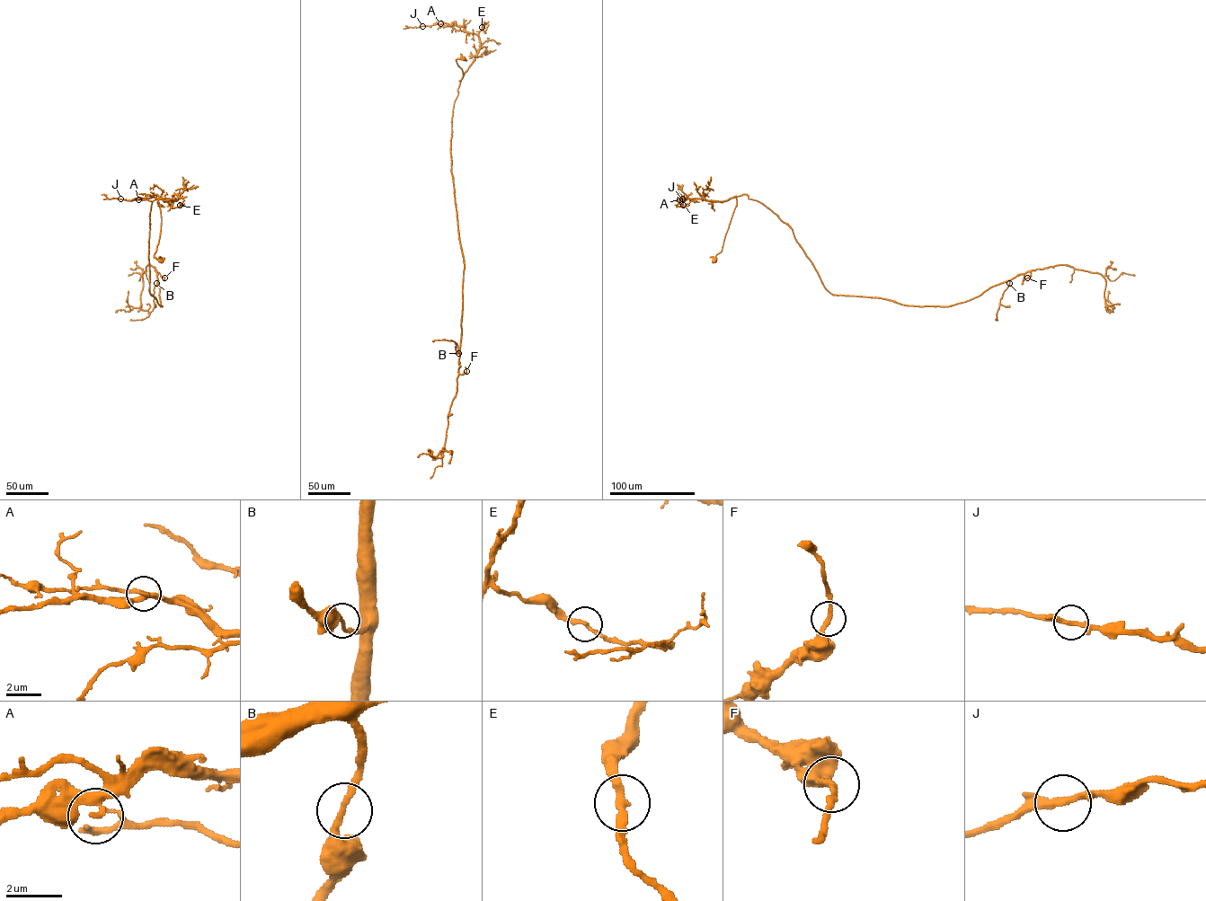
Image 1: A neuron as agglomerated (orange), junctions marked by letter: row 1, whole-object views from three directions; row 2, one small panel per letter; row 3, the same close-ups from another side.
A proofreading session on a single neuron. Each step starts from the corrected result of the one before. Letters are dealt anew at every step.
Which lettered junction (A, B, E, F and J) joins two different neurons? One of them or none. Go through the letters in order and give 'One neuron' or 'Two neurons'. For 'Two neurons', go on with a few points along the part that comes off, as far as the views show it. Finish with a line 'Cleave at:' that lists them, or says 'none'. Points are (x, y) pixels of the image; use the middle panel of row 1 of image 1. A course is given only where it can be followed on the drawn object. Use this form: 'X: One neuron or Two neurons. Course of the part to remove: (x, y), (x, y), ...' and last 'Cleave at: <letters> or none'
A: One neuron
B: One neuron
E: One neuron
F: One neuron
J: One neuron
Cleave at: none

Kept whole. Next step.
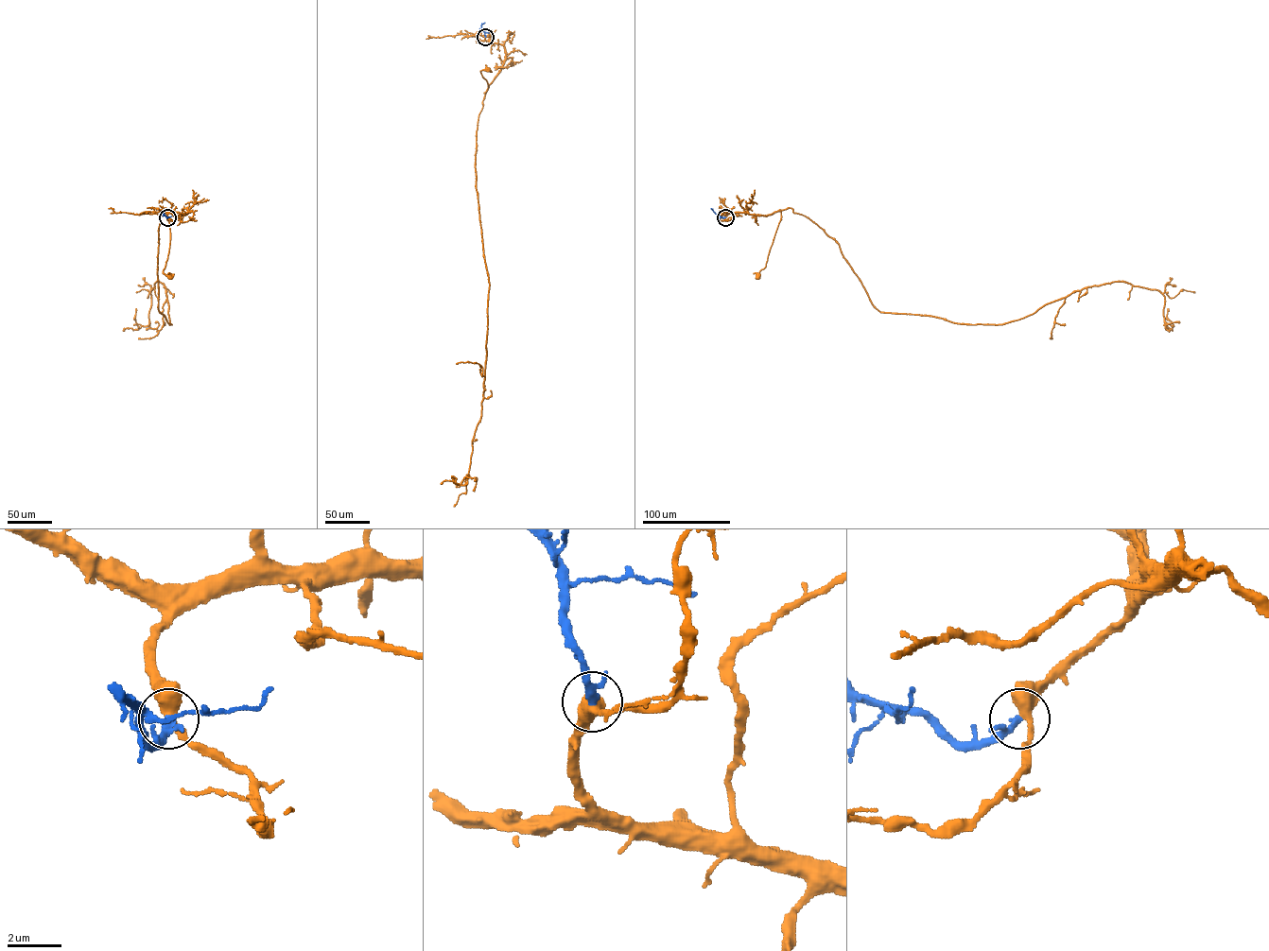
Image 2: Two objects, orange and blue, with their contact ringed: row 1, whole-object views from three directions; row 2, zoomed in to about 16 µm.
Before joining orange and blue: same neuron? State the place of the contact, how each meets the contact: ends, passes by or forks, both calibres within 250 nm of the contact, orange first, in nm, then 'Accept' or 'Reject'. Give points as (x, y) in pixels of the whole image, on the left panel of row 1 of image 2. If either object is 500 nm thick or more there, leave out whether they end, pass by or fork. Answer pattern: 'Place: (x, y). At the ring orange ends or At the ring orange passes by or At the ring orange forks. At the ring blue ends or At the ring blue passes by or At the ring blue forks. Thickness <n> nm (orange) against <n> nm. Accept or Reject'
Place: (167, 217). At the ring orange passes by. At the ring blue passes by. Thickness 420 nm (orange) against 220 nm. Accept

